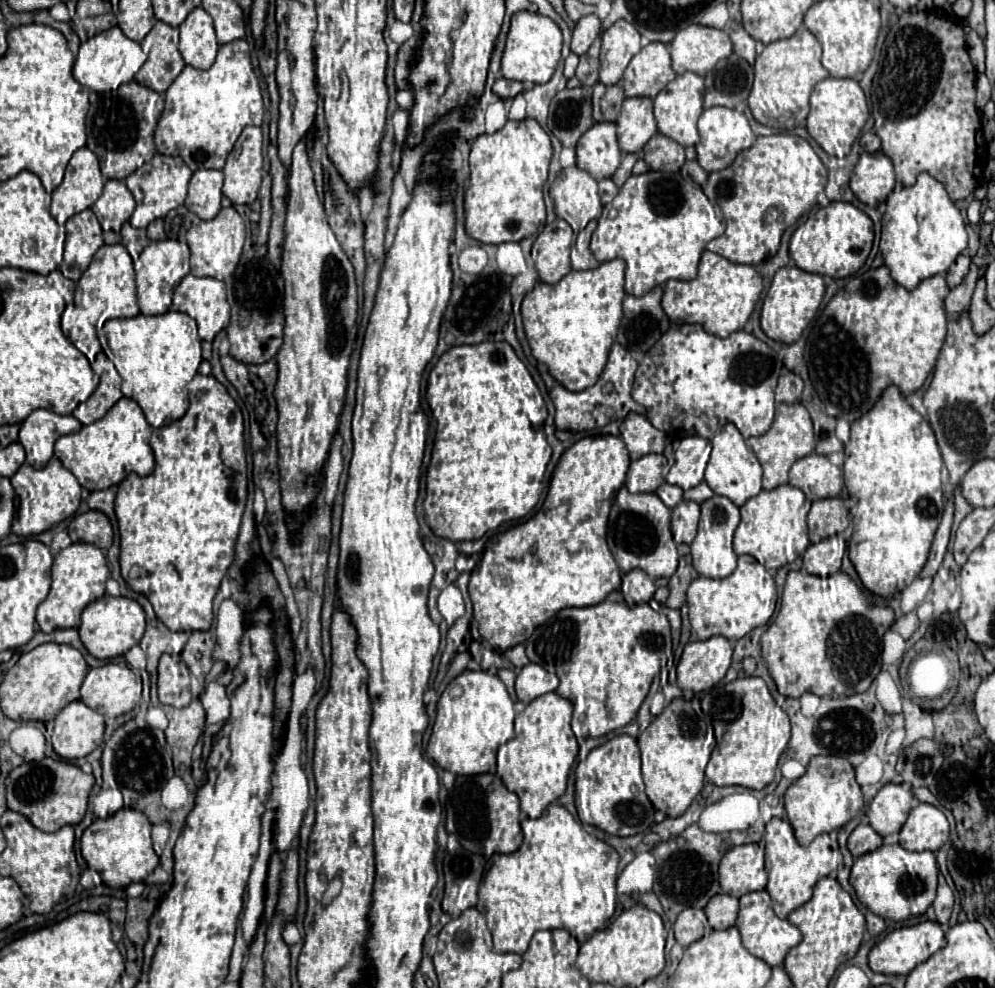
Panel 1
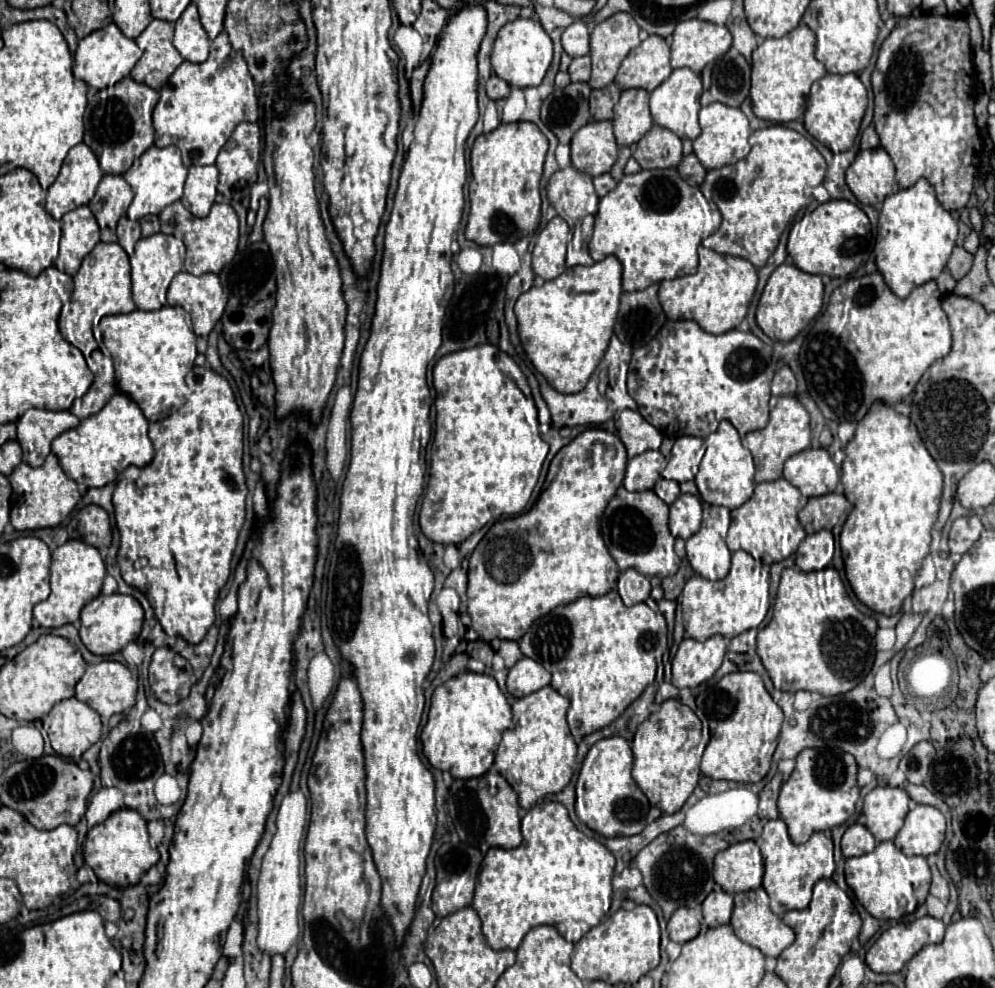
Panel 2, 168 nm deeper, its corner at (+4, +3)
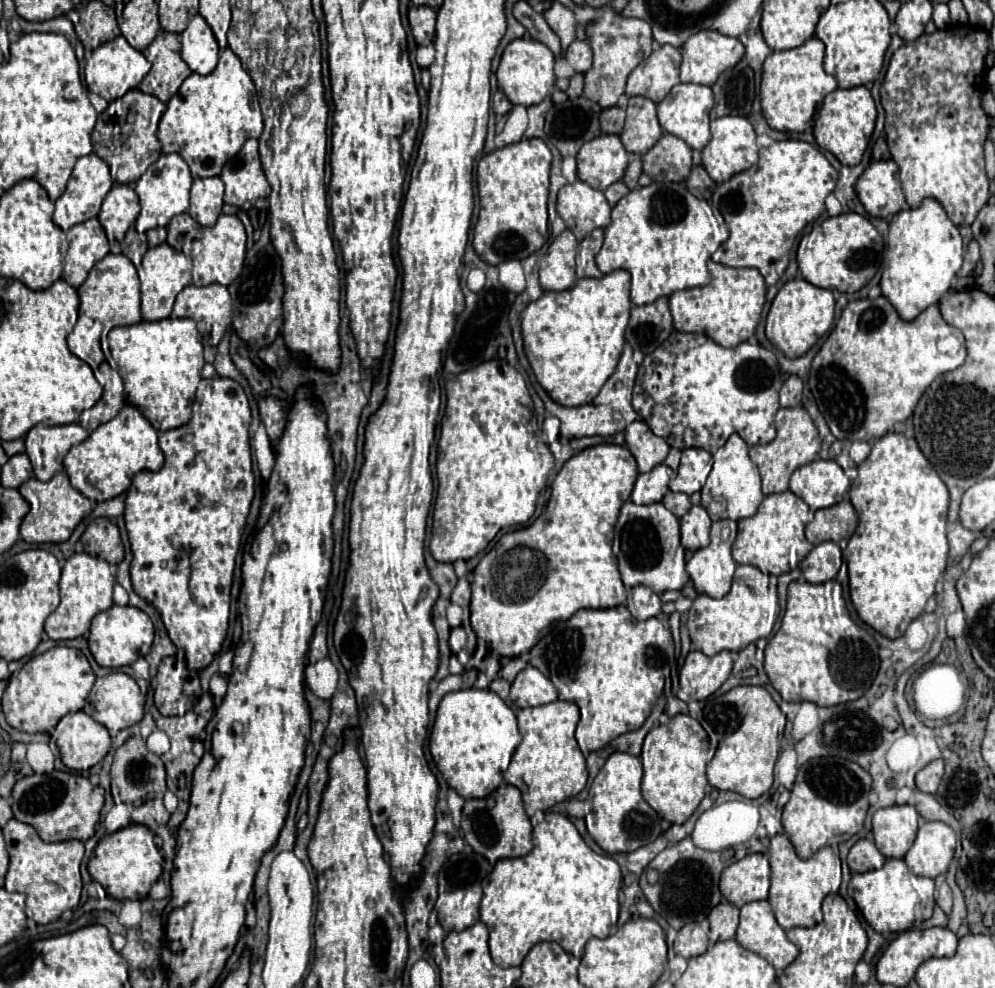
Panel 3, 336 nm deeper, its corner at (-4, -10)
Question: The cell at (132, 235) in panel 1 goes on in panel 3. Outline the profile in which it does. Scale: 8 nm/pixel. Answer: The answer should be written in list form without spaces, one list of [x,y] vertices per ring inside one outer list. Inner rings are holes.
[[[131,227],[125,235],[125,241],[123,241],[123,255],[129,257],[135,267],[139,267],[147,249],[149,249],[147,247],[147,237],[143,233],[137,233],[135,227]]]

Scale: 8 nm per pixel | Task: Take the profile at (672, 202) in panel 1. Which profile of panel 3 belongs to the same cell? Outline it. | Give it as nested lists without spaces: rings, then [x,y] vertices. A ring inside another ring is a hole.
[[[651,183],[647,187],[639,187],[629,191],[611,213],[611,223],[605,227],[605,243],[597,253],[595,261],[601,273],[611,269],[625,269],[631,273],[631,301],[635,305],[653,303],[659,297],[669,297],[675,291],[703,287],[709,283],[707,261],[719,249],[721,243],[729,237],[727,225],[717,221],[713,209],[707,201],[693,197],[685,183]]]

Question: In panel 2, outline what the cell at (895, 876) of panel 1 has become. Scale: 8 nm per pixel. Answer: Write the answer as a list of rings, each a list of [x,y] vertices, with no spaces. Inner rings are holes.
[[[879,842],[869,854],[847,858],[845,862],[847,886],[855,892],[855,898],[877,920],[899,920],[921,906],[929,894],[931,870],[923,856],[905,856],[893,842]]]

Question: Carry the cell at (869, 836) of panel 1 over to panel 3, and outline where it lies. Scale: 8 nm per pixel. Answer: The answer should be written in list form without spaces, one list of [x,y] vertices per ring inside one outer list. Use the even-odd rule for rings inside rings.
[[[859,839],[847,855],[847,865],[853,873],[877,869],[877,867],[883,867],[883,863],[885,863],[885,857],[879,853],[875,843],[869,839]]]

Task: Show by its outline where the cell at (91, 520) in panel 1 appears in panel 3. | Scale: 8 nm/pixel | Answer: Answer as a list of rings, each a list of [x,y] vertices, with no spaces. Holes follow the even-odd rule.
[[[105,517],[93,519],[87,525],[85,533],[81,535],[81,545],[85,553],[105,559],[113,565],[123,561],[123,545],[121,545],[119,529],[115,523],[111,523]]]

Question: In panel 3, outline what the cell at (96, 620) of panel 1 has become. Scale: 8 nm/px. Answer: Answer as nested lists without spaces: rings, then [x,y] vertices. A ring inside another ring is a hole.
[[[113,605],[107,611],[101,611],[91,621],[91,635],[89,635],[89,651],[93,659],[101,667],[123,667],[135,663],[139,657],[145,657],[153,643],[153,623],[151,619],[137,607],[119,607]]]

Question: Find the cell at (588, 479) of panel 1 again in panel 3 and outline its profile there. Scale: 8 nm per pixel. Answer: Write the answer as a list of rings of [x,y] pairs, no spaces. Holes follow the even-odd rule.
[[[603,443],[575,453],[557,473],[553,497],[549,497],[543,513],[529,527],[505,533],[499,543],[483,555],[473,571],[471,627],[491,651],[501,657],[525,655],[539,641],[539,633],[553,621],[565,621],[585,607],[609,609],[625,603],[627,589],[611,551],[611,539],[607,533],[599,531],[599,523],[607,521],[615,525],[619,509],[629,499],[637,475],[635,457],[627,447]]]

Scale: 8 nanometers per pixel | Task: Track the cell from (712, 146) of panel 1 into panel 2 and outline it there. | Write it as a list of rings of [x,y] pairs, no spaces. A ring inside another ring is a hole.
[[[713,102],[705,108],[701,108],[699,124],[701,124],[701,134],[699,134],[699,138],[693,140],[693,152],[707,170],[735,164],[737,160],[741,160],[749,154],[749,150],[751,150],[751,146],[749,146],[751,126],[749,126],[747,116],[739,108],[731,108],[731,106],[725,106],[721,102]]]

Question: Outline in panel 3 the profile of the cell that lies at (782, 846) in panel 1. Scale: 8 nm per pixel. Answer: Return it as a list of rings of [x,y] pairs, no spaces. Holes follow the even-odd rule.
[[[779,833],[771,839],[769,845],[769,863],[771,863],[771,889],[769,903],[777,917],[777,923],[787,931],[793,927],[813,927],[823,921],[821,903],[829,894],[836,894],[842,882],[841,859],[838,847],[826,846],[809,859],[799,859],[789,837]]]

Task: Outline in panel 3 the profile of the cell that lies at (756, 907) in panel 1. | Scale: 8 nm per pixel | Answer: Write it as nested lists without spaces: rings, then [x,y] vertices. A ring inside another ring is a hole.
[[[753,901],[741,907],[735,939],[745,949],[767,959],[777,971],[783,971],[799,955],[799,949],[787,939],[767,901]]]

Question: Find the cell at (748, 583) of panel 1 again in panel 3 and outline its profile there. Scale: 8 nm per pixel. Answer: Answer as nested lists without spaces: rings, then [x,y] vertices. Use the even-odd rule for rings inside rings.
[[[737,565],[735,577],[733,577],[733,585],[731,591],[721,597],[721,599],[713,599],[709,595],[697,595],[693,599],[693,607],[689,609],[689,619],[687,619],[687,627],[689,627],[689,635],[691,639],[690,651],[701,651],[705,655],[717,655],[719,651],[727,649],[727,651],[741,651],[745,649],[749,643],[761,639],[761,637],[769,637],[773,631],[779,617],[779,600],[777,591],[777,577],[763,575],[757,567],[753,565]]]

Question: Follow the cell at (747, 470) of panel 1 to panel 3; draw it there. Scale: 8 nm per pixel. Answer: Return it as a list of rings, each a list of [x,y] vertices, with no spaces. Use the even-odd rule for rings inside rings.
[[[733,433],[727,443],[713,455],[713,469],[709,473],[707,483],[701,489],[701,505],[705,507],[705,511],[709,513],[709,517],[713,521],[719,519],[745,519],[757,513],[759,503],[763,501],[763,493],[761,493],[761,477],[757,471],[757,465],[749,459],[747,453],[747,443]]]

